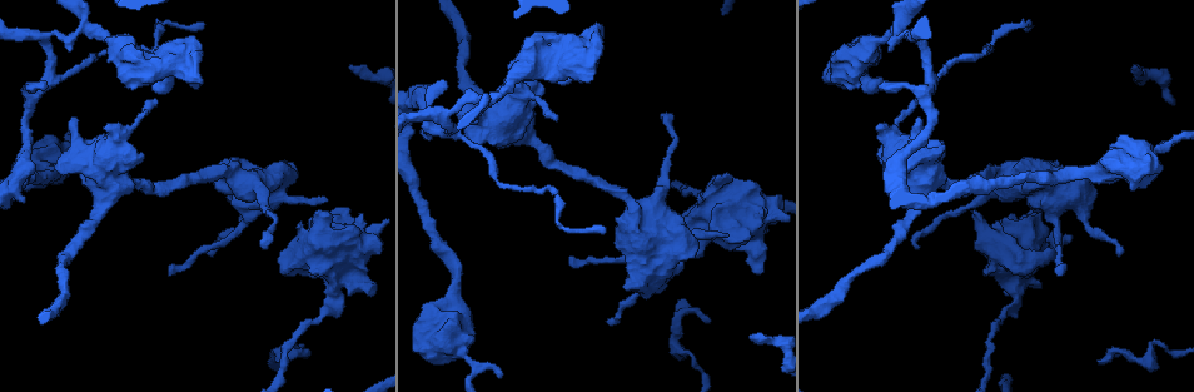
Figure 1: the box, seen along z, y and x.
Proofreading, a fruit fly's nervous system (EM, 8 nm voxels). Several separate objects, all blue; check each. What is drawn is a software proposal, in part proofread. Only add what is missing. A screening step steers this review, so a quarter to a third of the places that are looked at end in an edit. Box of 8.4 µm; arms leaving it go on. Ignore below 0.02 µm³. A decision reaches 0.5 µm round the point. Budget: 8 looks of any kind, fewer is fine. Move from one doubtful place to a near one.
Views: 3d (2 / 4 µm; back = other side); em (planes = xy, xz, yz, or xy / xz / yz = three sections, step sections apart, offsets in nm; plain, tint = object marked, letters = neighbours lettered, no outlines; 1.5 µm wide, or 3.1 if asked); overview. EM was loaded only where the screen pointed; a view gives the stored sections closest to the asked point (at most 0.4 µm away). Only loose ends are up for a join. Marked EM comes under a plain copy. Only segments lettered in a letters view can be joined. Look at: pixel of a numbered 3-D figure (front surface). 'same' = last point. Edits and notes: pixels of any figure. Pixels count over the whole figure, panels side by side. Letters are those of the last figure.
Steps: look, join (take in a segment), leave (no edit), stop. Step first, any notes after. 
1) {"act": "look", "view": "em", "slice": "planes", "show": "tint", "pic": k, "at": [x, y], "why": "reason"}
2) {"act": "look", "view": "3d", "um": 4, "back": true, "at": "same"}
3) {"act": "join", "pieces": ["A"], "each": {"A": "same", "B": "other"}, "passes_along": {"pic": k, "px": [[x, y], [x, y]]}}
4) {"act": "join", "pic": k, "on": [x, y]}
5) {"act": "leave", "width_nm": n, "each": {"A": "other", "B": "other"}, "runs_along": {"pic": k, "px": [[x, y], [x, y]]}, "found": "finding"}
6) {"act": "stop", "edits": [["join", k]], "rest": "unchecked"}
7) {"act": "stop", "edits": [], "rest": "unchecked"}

{"act": "look", "view": "em", "slice": "xz", "step": 4, "show": "tint", "pic": 1, "at": [606, 229], "why": "thin end"}

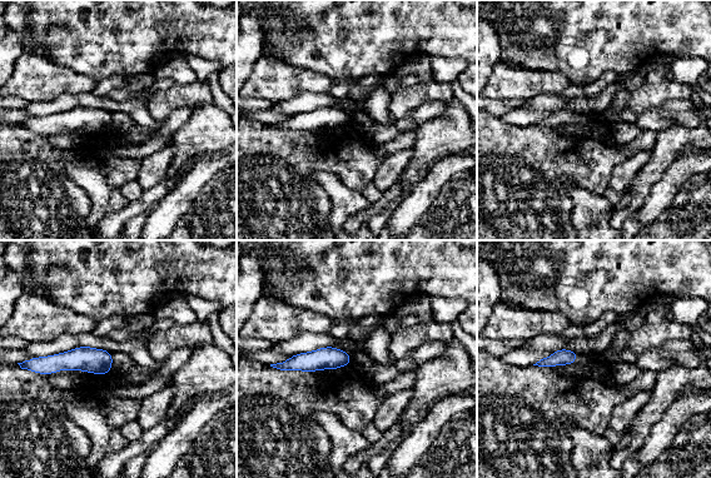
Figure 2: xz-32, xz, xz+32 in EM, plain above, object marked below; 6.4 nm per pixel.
{"act": "look", "view": "em", "slice": "planes", "show": "letters", "at": "same"}

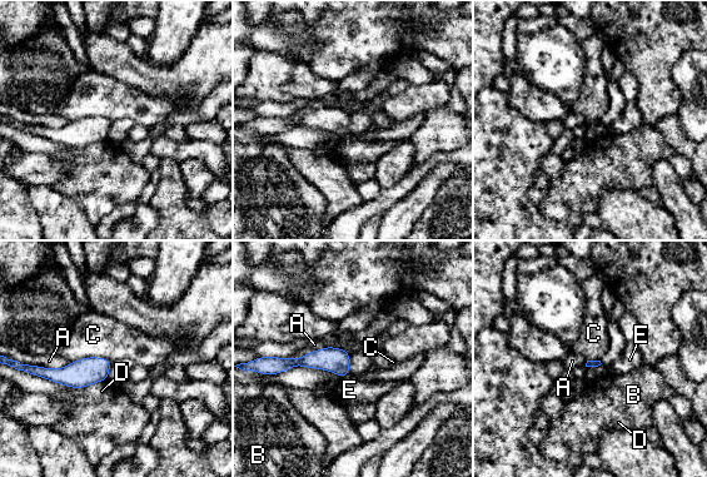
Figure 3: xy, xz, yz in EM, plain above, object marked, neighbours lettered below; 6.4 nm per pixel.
{"act": "leave", "longest_contact_nm": ["C", 280], "each": {"A": "other", "B": "other", "C": "other", "D": "other", "E": "other"}, "found": "no lettered segment goes on from it"}

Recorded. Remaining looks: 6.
{"act": "look", "view": "em", "slice": "planes", "show": "letters", "pic": 1, "at": [753, 273], "why": "free end"}

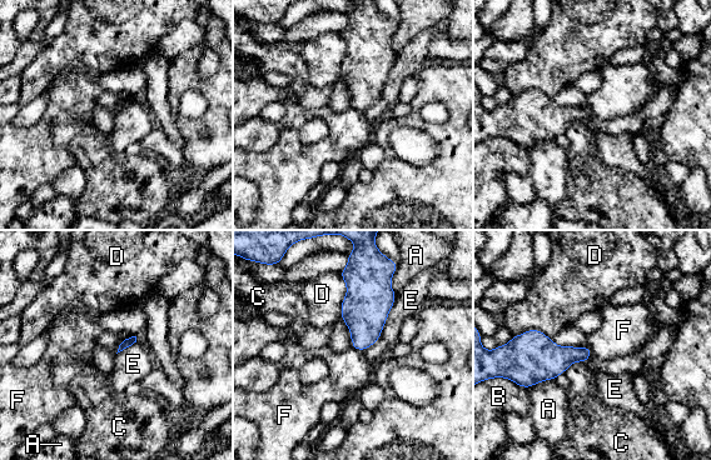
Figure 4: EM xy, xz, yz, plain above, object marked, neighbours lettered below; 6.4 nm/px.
{"act": "leave", "each": {"A": "other", "B": "other", "C": "other", "D": "other", "E": "other", "F": "other"}, "border": {"pic": 4, "px": [[132, 336], [127, 338], [115, 353]]}, "found": "no lettered segment goes on from it"}

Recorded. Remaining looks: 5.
{"act": "look", "view": "3d", "um": 4, "pic": 1, "at": [751, 334]}

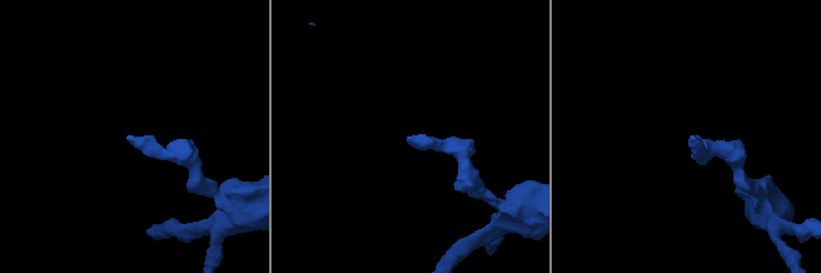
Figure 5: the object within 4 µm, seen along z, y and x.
{"act": "look", "view": "em", "slice": "planes", "show": "tint", "pic": 5, "at": [694, 137]}

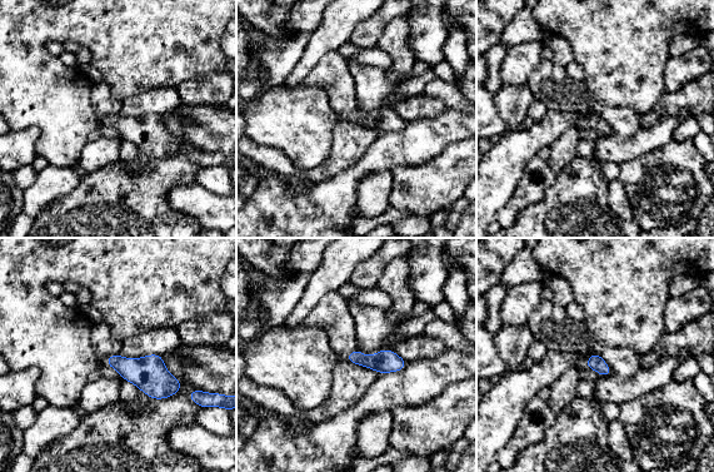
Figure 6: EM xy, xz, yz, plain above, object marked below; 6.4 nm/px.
{"act": "look", "view": "em", "slice": "planes", "show": "letters", "at": "same"}

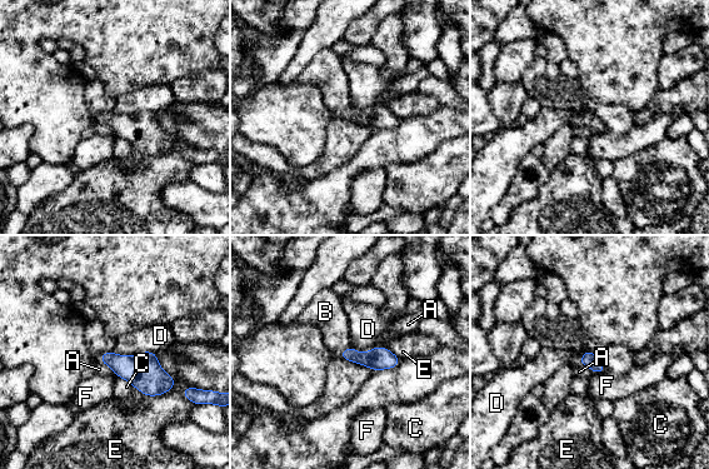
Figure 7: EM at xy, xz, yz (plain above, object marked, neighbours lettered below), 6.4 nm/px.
{"act": "join", "pieces": ["B"], "each": {"A": "other", "B": "same", "C": "other", "D": "other", "E": "other", "F": "other"}, "passes_along": {"pic": 7, "px": [[379, 358], [344, 349], [328, 315]]}, "found": "it goes on there"}

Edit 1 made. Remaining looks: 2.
{"act": "stop", "edits": [["join", 7]], "rest": "unchecked"}

